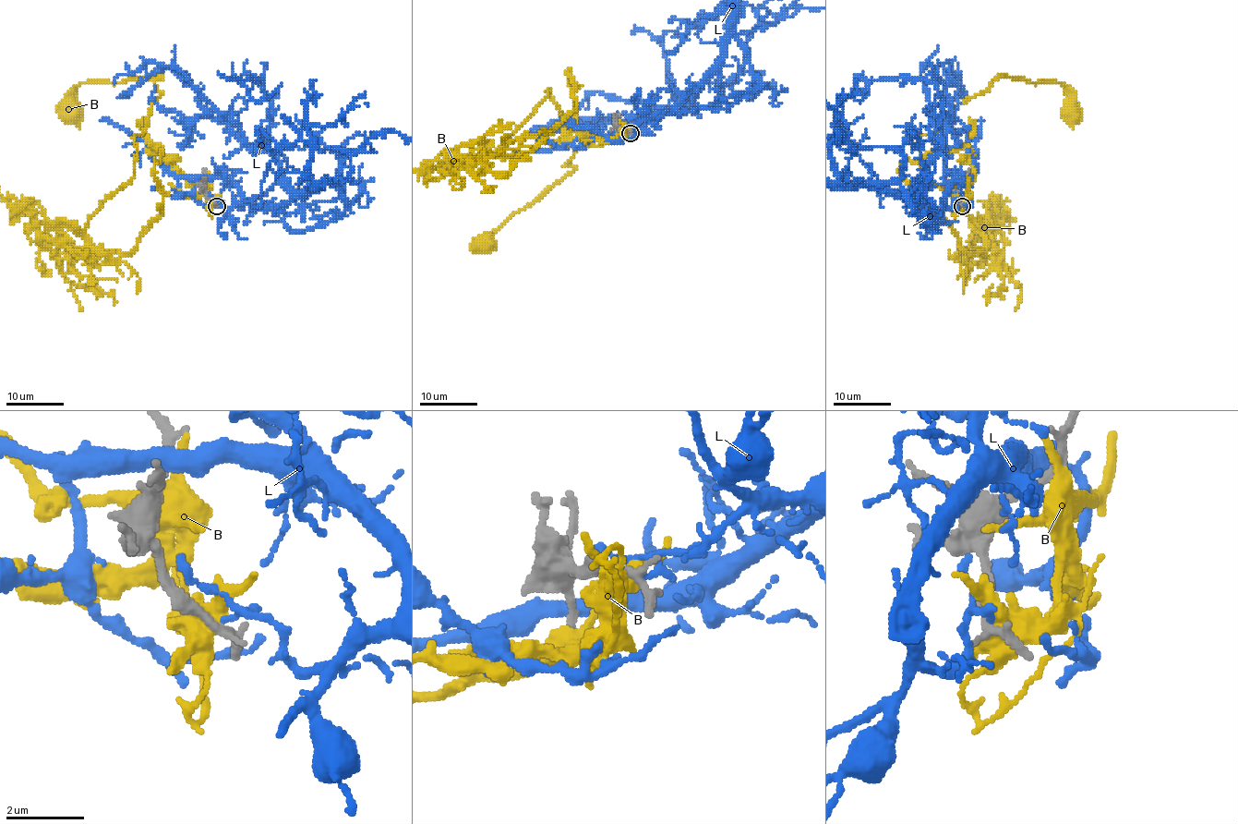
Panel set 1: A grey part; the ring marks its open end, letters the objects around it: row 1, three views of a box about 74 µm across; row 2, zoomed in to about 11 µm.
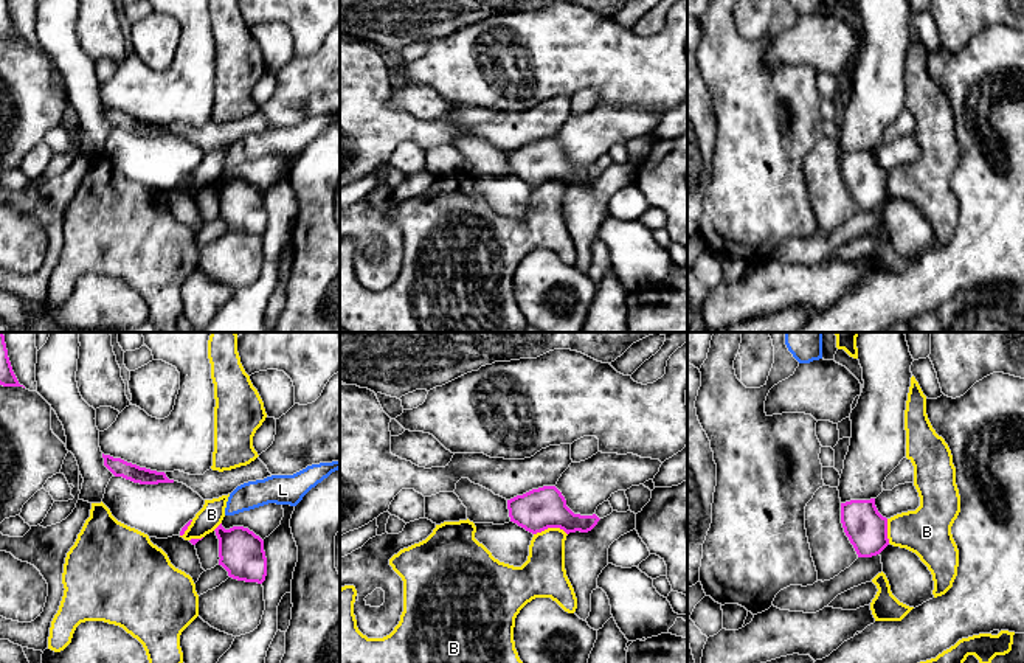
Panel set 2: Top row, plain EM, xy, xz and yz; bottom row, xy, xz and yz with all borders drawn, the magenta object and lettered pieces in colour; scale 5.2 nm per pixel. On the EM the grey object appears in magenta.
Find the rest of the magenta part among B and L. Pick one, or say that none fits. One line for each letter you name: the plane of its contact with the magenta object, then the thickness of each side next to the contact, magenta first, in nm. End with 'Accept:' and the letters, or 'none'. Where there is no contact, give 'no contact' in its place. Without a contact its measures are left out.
Accept: none

